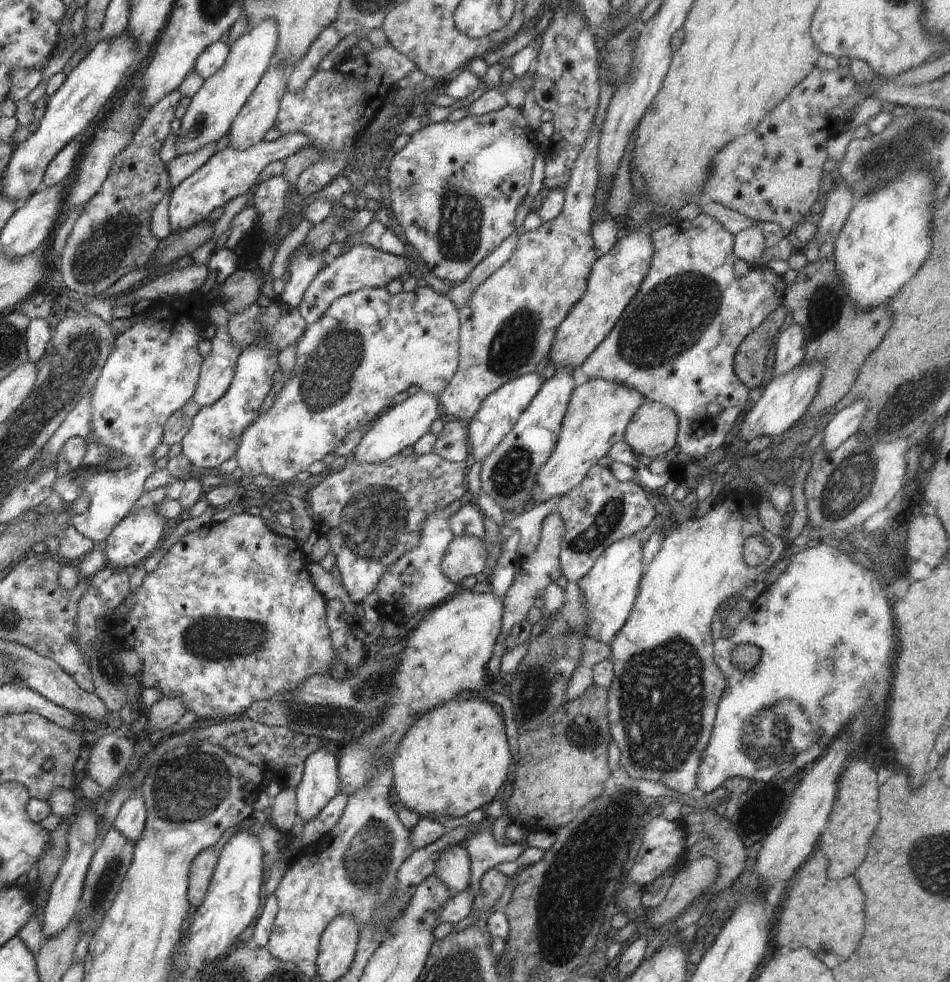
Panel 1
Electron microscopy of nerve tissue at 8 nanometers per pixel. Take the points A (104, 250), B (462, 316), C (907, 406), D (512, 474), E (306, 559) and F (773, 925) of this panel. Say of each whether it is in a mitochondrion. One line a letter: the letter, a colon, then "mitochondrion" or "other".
A: mitochondrion
B: other
C: mitochondrion
D: mitochondrion
E: other
F: other

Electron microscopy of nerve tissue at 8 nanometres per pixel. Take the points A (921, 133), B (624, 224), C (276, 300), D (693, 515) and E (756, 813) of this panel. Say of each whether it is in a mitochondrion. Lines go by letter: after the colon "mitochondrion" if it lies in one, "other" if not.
A: mitochondrion
B: other
C: other
D: other
E: other

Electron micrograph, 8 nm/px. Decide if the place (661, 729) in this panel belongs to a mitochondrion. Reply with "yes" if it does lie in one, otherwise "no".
yes

